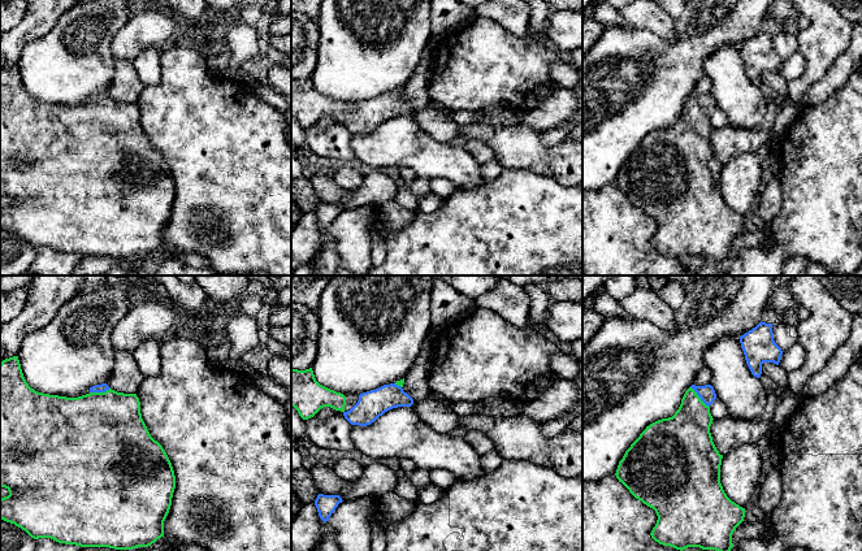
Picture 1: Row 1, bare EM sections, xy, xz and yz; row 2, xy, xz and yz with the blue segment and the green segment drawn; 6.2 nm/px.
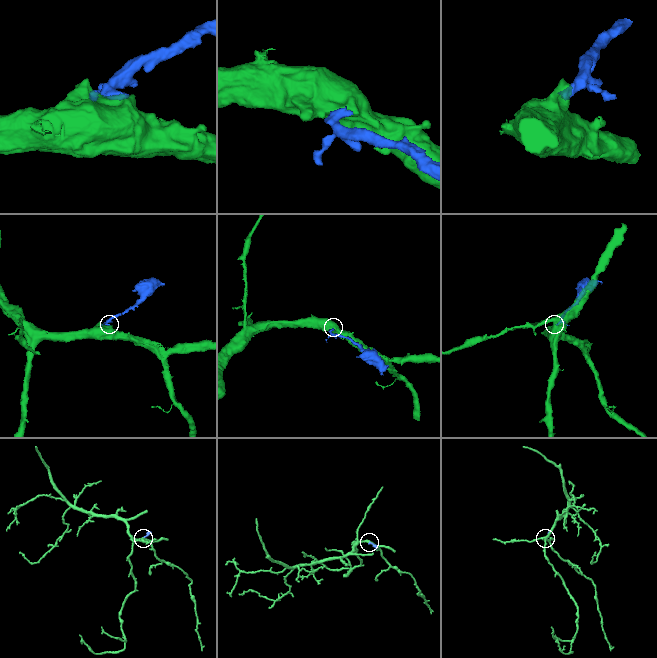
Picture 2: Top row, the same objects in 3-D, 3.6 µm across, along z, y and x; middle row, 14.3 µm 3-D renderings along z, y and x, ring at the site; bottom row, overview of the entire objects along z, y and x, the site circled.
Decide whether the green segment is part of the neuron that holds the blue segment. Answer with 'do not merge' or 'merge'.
merge

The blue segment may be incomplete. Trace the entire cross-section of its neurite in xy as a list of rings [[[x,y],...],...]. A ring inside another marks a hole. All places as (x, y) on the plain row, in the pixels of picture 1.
[[[13,65],[0,71],[0,196],[9,200],[8,205],[0,208],[0,227],[21,237],[34,248],[51,247],[59,252],[81,256],[133,259],[148,256],[164,246],[164,230],[172,214],[176,185],[165,159],[151,146],[142,127],[137,103],[117,101],[107,92],[95,94],[90,96],[88,103],[78,107],[38,101],[26,91],[18,65]]]

